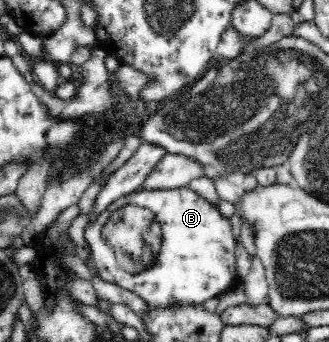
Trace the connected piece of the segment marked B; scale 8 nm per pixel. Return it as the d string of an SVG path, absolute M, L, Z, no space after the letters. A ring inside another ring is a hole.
M187 186L178 187L171 190L142 190L138 189L113 201L96 220L86 227L84 232L87 243L90 244L93 255L93 262L97 268L97 273L104 281L116 283L128 291L138 294L147 304L154 307L168 307L168 305L186 305L186 303L204 303L206 299L221 295L222 292L234 286L239 280L236 271L236 257L234 256L234 234L232 234L232 223L229 218L224 216L218 206L212 205L205 197L198 195L194 190Z

